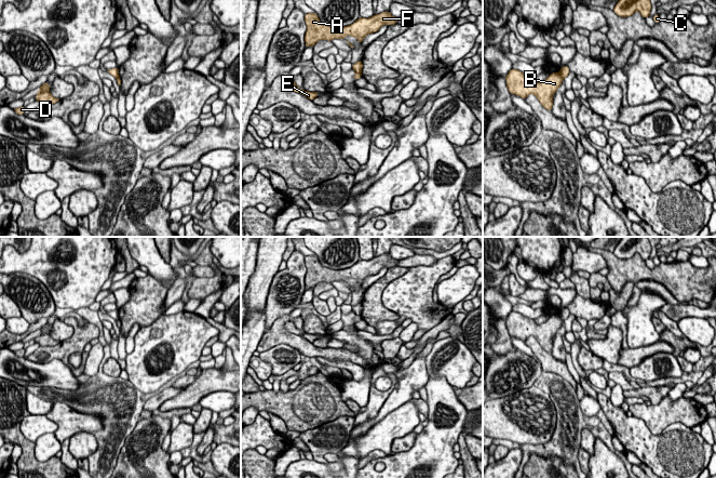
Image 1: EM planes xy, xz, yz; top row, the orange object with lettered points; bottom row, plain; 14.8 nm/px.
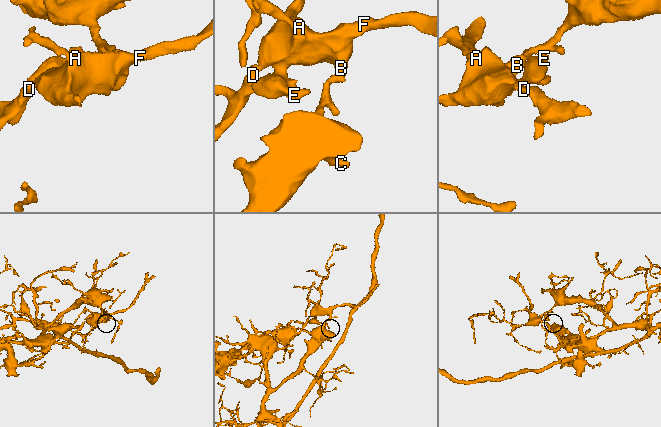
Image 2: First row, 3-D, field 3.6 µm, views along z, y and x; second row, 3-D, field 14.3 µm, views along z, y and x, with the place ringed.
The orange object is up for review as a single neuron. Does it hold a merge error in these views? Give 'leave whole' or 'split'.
split

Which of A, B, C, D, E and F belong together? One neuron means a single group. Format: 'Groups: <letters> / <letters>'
Groups: A B D E F / C

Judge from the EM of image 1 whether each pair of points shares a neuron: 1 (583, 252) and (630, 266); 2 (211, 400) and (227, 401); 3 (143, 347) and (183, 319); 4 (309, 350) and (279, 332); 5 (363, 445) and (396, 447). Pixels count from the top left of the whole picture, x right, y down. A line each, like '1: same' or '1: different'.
1: different
2: same
3: same
4: same
5: different

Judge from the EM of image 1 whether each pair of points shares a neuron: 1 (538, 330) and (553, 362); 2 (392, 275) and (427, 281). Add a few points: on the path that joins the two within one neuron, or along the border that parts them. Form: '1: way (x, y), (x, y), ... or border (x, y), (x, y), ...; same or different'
1: way (538, 337), (542, 352), (545, 355); same
2: border (408, 268), (404, 274), (392, 280), (381, 293); different

